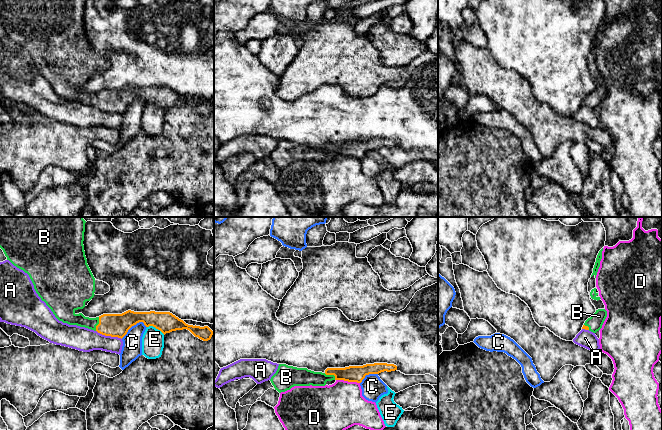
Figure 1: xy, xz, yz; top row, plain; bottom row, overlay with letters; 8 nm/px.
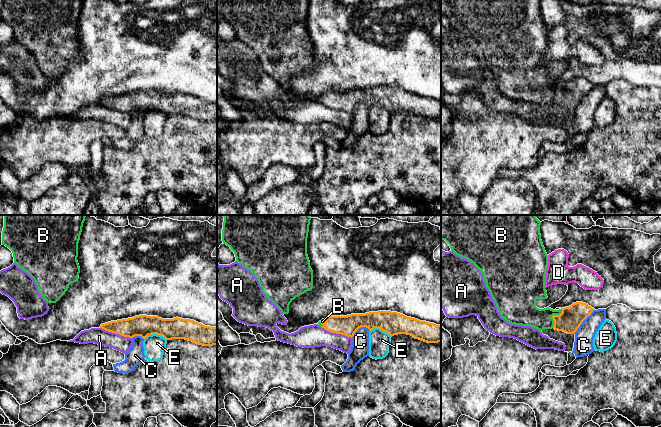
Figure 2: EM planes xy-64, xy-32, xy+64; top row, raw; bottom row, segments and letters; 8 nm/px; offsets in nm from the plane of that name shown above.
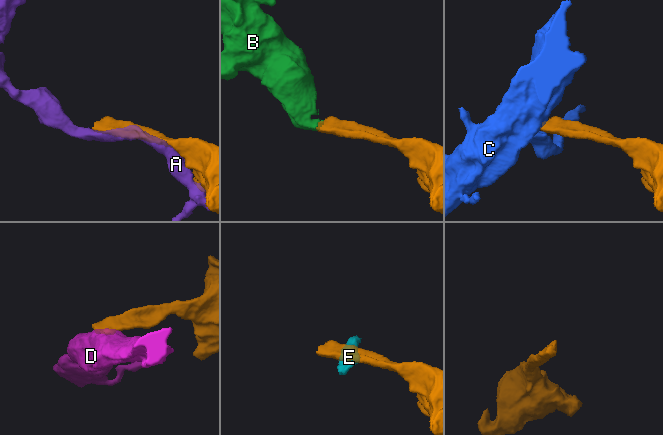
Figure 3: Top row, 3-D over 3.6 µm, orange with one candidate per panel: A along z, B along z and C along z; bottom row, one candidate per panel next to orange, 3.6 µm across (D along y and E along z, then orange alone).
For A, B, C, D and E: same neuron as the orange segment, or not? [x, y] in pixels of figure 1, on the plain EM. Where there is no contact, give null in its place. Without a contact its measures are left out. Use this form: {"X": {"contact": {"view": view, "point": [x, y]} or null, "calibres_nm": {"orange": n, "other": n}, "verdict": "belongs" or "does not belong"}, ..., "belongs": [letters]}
{"A": {"contact": {"view": "xy", "point": [109, 111]}, "calibres_nm": {"orange": 190, "other": 190}, "verdict": "does not belong"}, "B": {"contact": {"view": "xy", "point": [98, 100]}, "calibres_nm": {"orange": 190, "other": 130}, "verdict": "belongs"}, "C": {"contact": {"view": "xy", "point": [133, 101]}, "calibres_nm": {"orange": 190, "other": 160}, "verdict": "does not belong"}, "D": {"contact": {"view": "xz", "point": [348, 157]}, "calibres_nm": {"orange": 130, "other": 380}, "verdict": "does not belong"}, "E": {"contact": {"view": "xy", "point": [156, 104]}, "calibres_nm": {"orange": 170, "other": 180}, "verdict": "does not belong"}, "belongs": ["B"]}

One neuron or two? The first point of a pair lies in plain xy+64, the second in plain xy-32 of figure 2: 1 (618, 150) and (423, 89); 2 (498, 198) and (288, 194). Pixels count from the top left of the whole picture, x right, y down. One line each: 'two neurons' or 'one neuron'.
1: two neurons
2: one neuron

